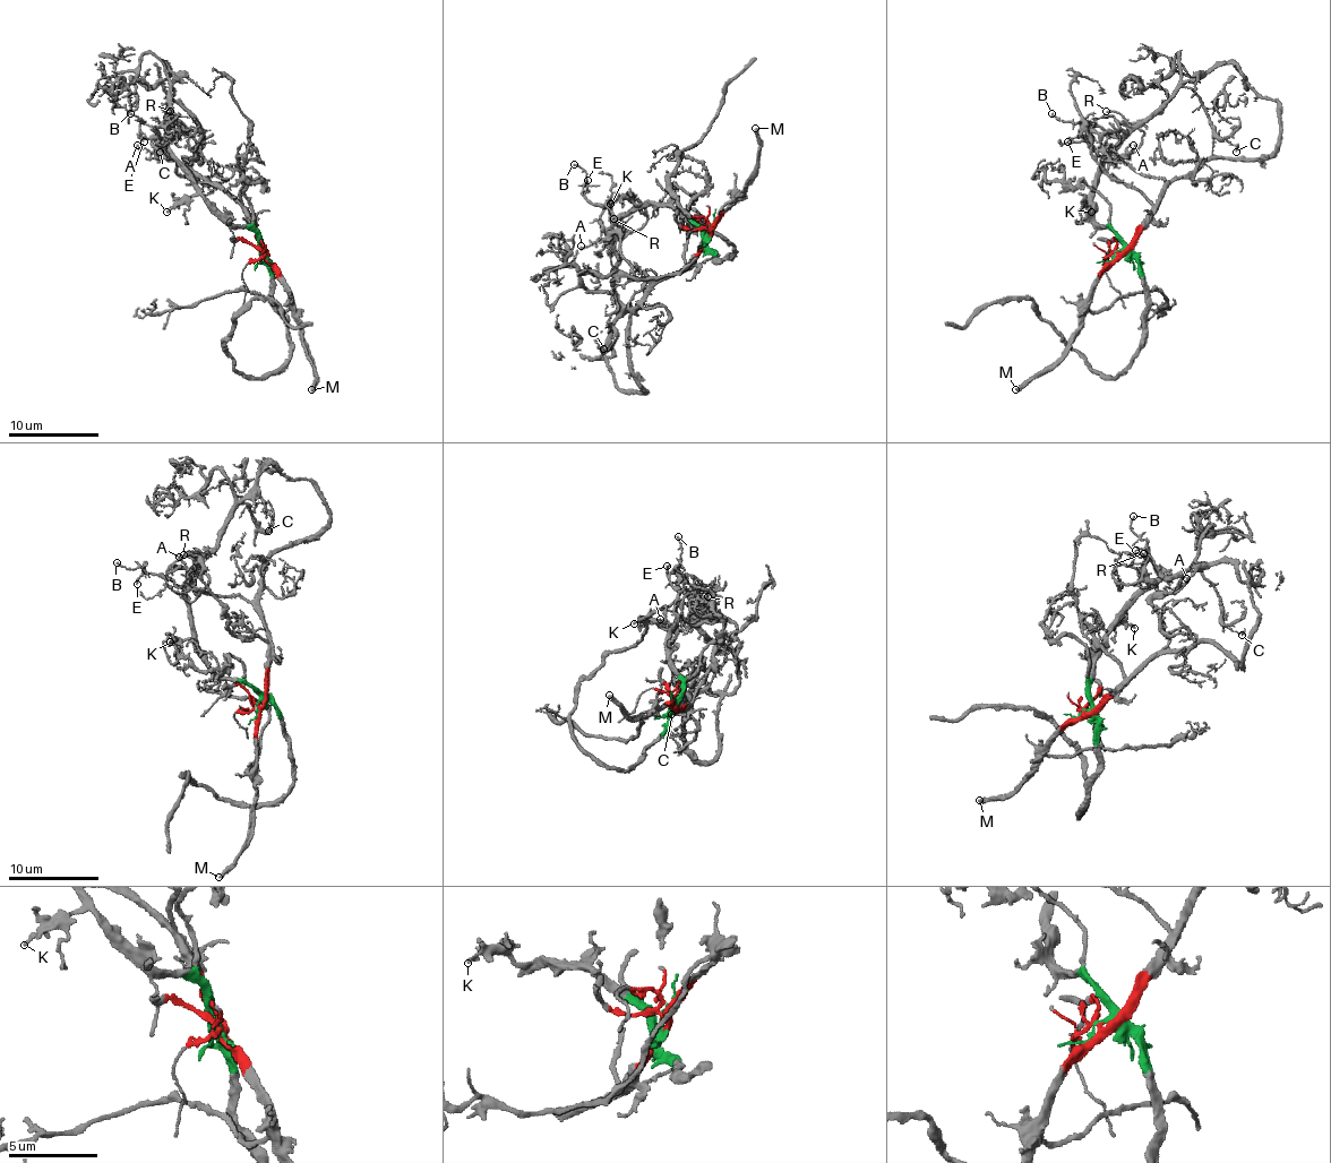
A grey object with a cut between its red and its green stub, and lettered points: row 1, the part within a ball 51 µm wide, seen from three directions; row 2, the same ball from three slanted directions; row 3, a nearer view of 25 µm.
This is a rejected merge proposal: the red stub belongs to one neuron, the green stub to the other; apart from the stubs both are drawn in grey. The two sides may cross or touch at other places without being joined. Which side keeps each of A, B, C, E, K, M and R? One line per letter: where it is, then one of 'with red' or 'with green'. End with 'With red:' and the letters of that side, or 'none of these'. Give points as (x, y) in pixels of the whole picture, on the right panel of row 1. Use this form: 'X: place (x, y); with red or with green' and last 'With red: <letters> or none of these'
A: place (1133, 145); with red
B: place (1052, 113); with green
C: place (1236, 152); with green
E: place (1067, 141); with green
K: place (1091, 212); with green
M: place (1015, 389); with red
R: place (1106, 111); with green
With red: A, M

